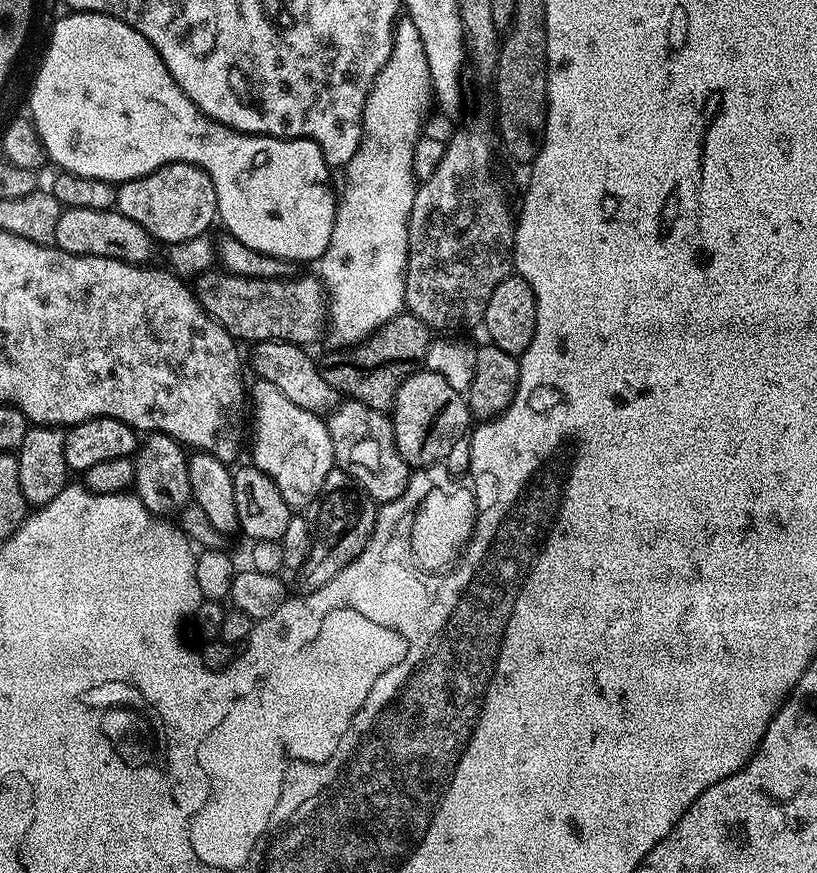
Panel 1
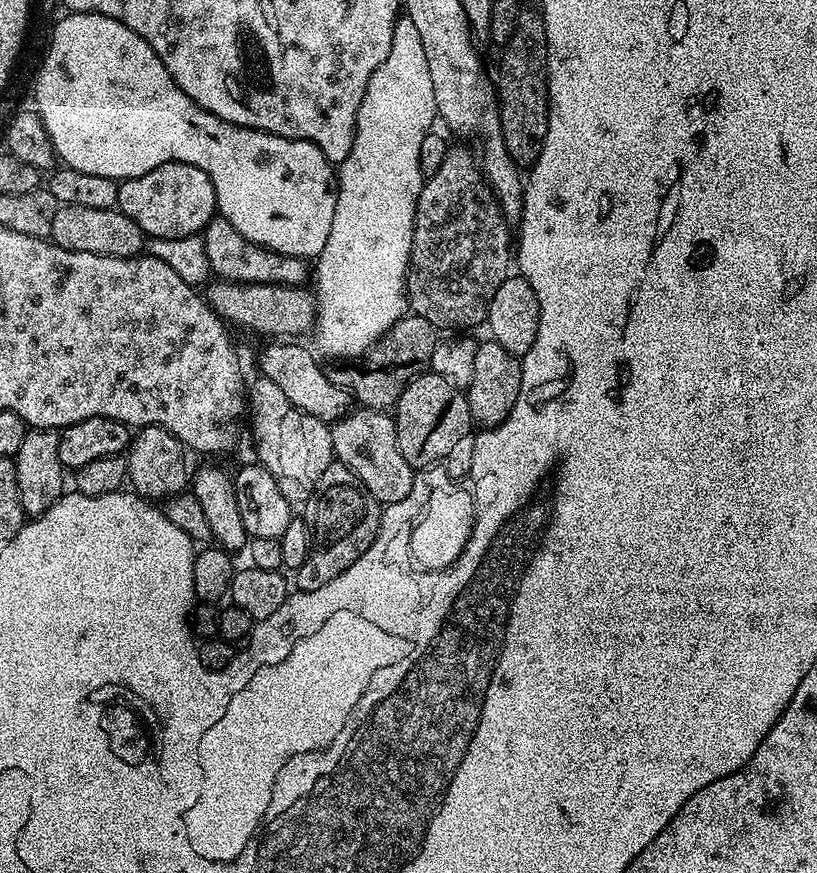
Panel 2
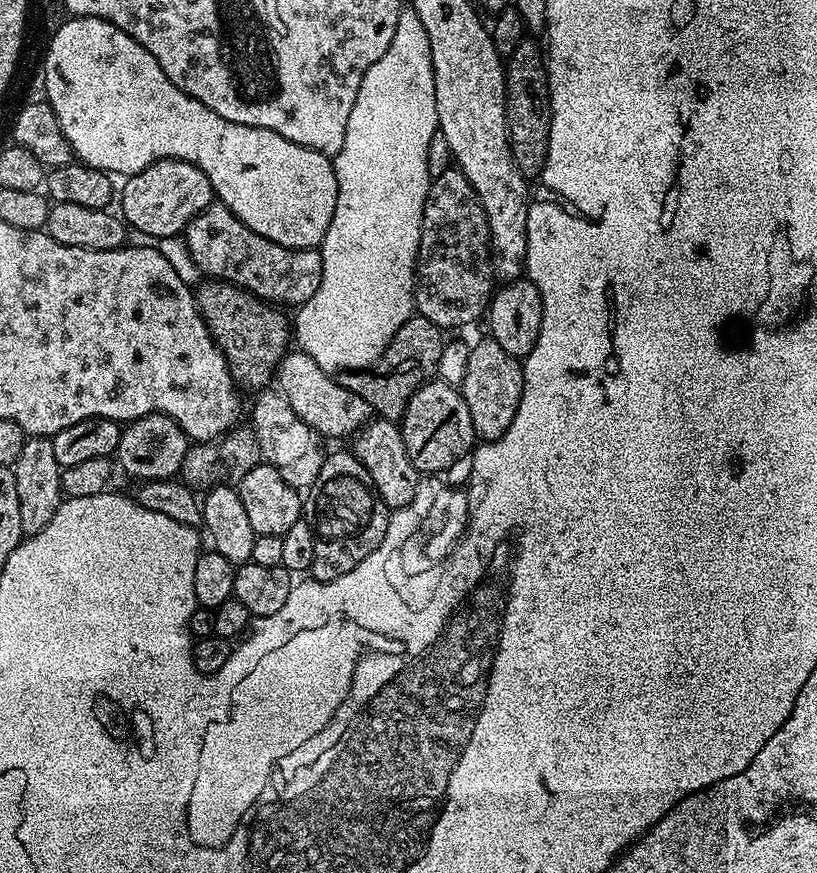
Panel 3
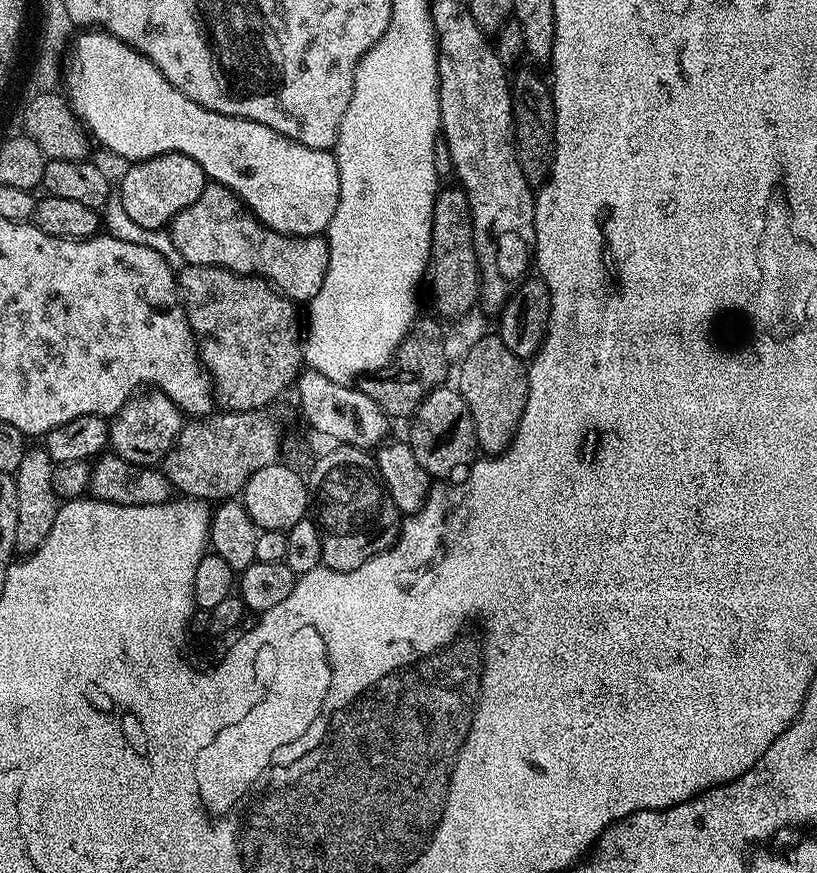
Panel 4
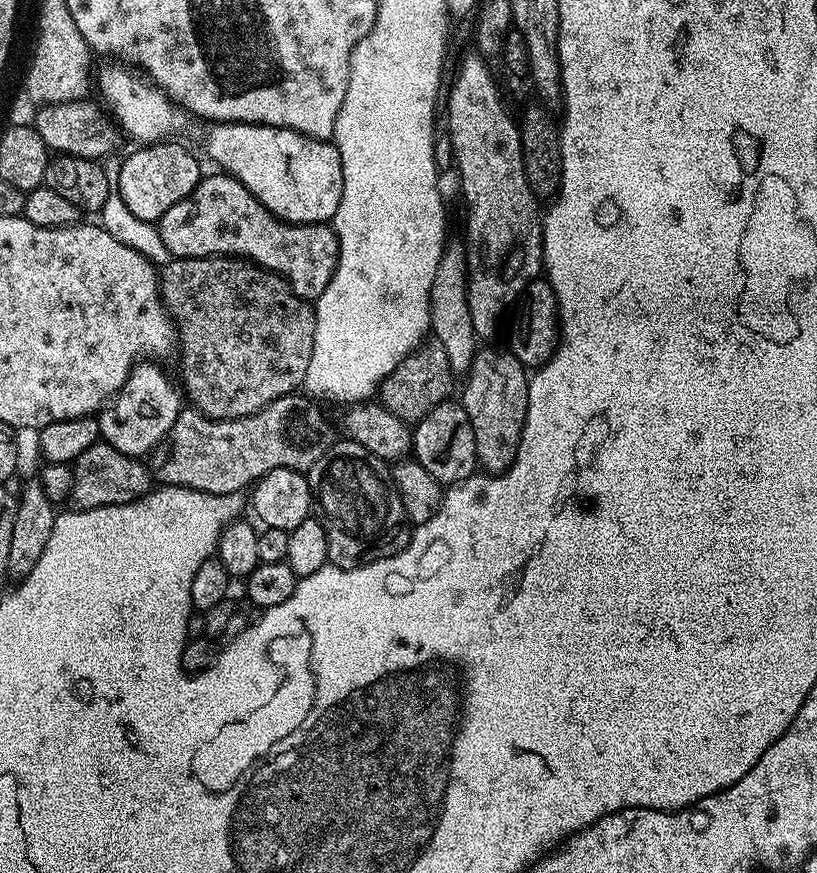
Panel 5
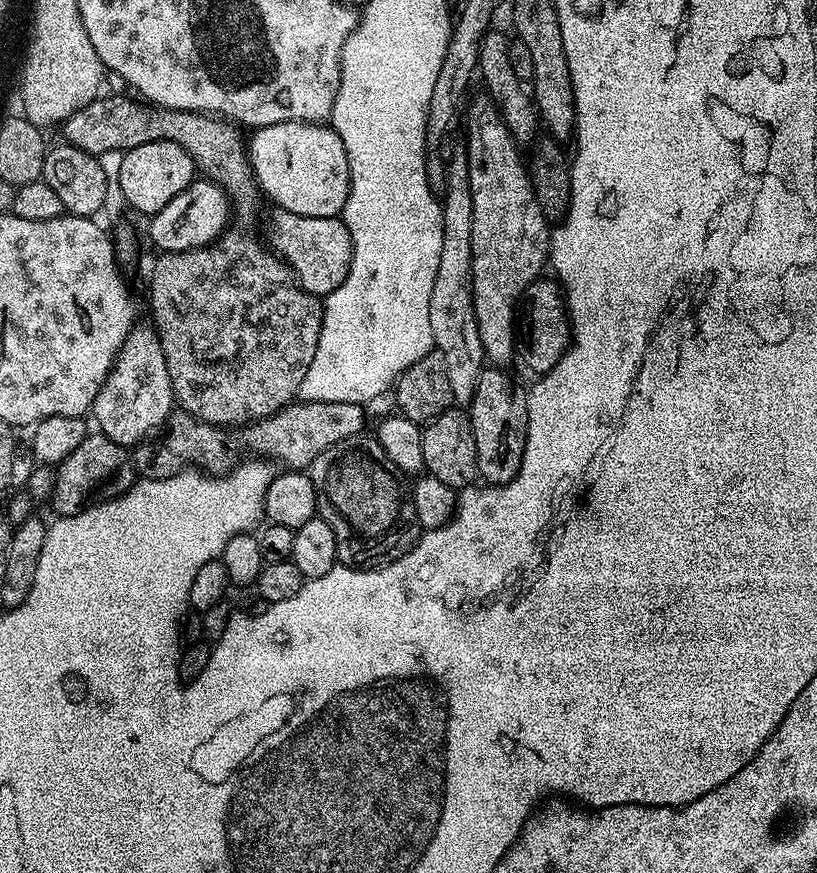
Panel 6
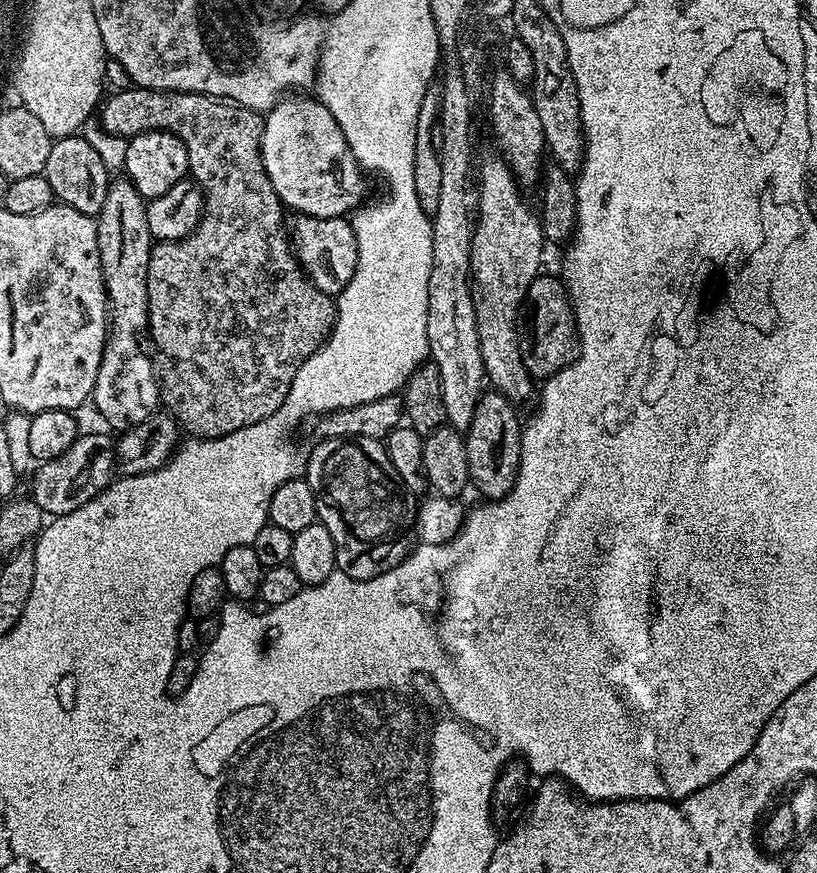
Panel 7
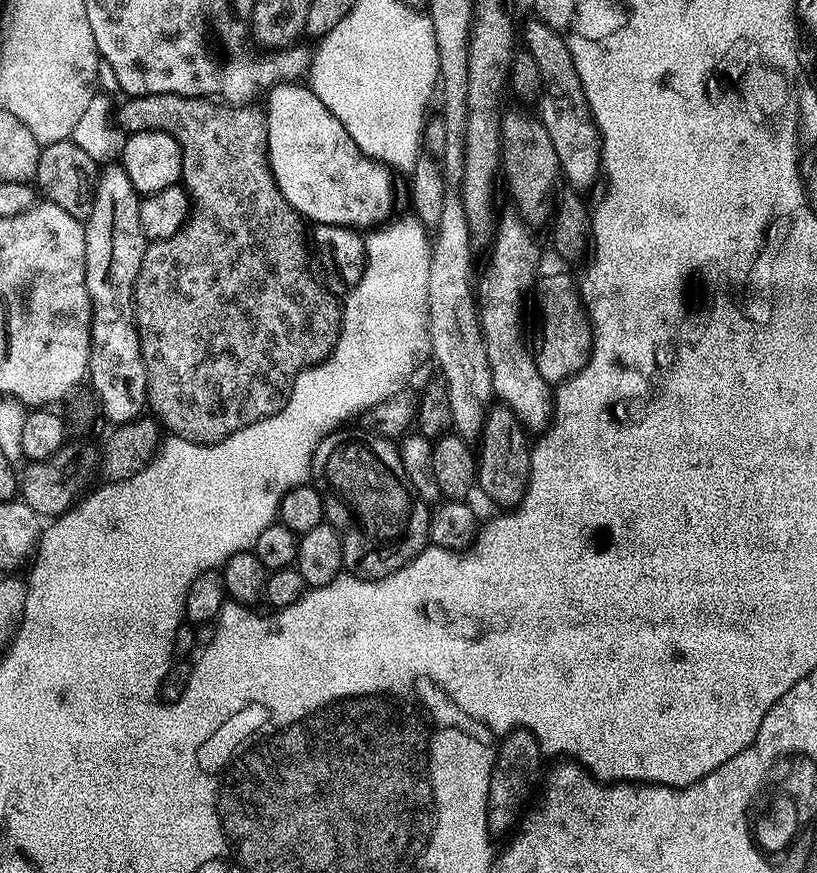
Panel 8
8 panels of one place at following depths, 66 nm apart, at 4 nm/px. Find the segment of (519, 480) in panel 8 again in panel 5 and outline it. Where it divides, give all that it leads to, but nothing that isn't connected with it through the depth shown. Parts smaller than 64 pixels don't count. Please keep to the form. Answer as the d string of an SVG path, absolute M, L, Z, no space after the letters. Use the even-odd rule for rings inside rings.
M481 347L464 380L462 403L474 426L479 467L485 473L506 471L516 461L528 409L529 369L510 350Z

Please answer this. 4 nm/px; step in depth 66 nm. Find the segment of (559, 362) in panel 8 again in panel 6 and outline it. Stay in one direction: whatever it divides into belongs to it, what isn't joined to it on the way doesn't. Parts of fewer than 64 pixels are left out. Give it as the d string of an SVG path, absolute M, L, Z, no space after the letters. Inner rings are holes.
M538 278L524 291L522 307L518 312L518 339L516 350L519 359L528 363L535 374L551 370L562 358L572 338L572 326L568 319L568 302L564 290L555 279Z

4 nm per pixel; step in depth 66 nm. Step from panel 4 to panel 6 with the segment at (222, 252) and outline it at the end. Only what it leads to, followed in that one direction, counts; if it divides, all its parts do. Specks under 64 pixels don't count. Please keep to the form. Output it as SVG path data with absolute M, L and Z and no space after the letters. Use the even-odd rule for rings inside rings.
M197 178L193 180L182 194L170 198L162 210L158 210L147 221L148 236L160 247L161 253L189 252L195 248L206 248L220 239L222 233L229 227L230 201L227 192L219 188L213 180ZM273 207L271 211L267 243L271 251L296 273L300 287L305 288L311 296L321 298L338 290L352 261L352 239L343 219L335 216L303 216L277 207Z

